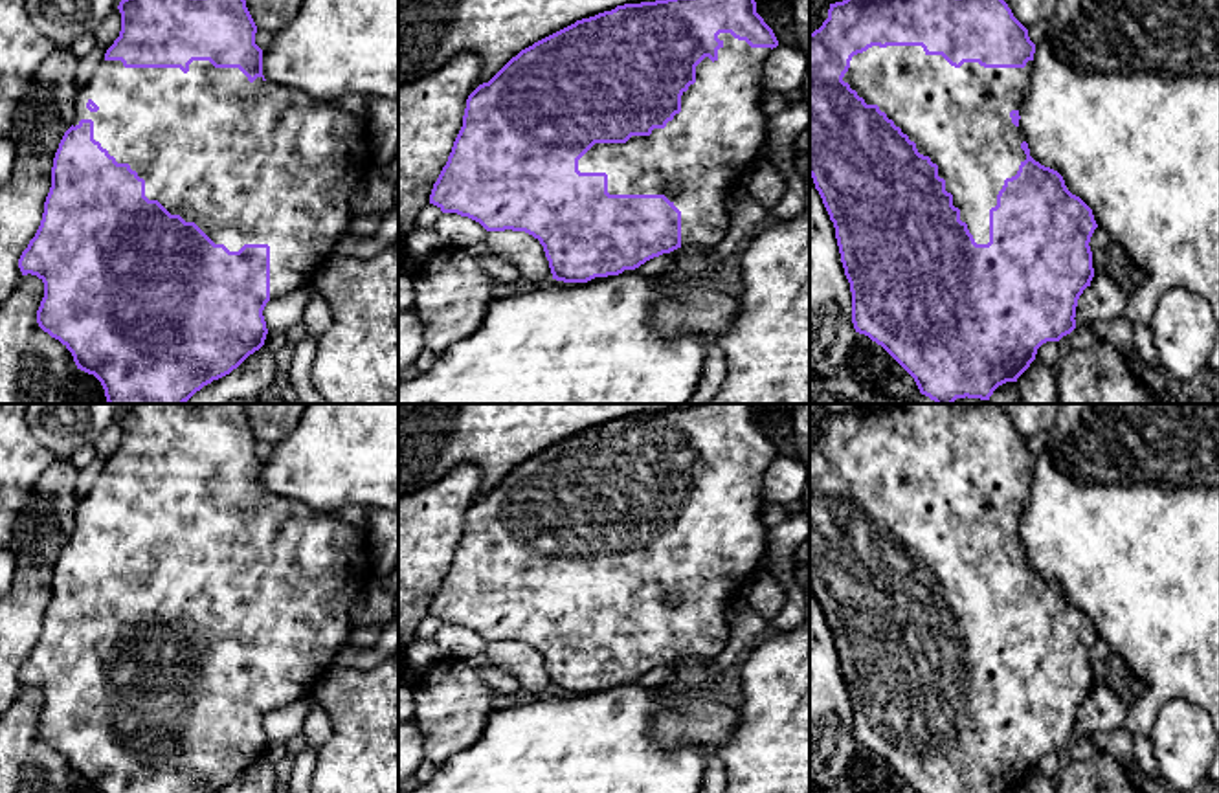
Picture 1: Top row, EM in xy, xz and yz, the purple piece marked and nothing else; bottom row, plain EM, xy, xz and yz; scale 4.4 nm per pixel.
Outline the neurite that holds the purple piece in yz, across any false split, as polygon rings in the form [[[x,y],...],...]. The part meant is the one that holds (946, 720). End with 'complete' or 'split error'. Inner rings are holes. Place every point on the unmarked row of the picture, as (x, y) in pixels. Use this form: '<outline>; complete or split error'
[[[852,404],[846,411],[830,415],[828,430],[819,441],[810,444],[810,587],[819,602],[822,615],[835,639],[835,650],[841,665],[844,687],[852,703],[852,734],[856,743],[868,747],[881,756],[912,789],[914,793],[1017,793],[1017,789],[1035,771],[1037,760],[1046,753],[1059,753],[1076,740],[1078,710],[1094,688],[1090,648],[1098,639],[1092,620],[1076,606],[1072,606],[1063,587],[1041,576],[1030,567],[1028,554],[1019,540],[1019,519],[1023,507],[1030,496],[1034,483],[1035,455],[1028,448],[1028,441],[1013,428],[1008,415],[997,404],[953,406],[953,404]]]; split error

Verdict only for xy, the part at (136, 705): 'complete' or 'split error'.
split error

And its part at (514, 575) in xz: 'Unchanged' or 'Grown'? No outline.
Grown

